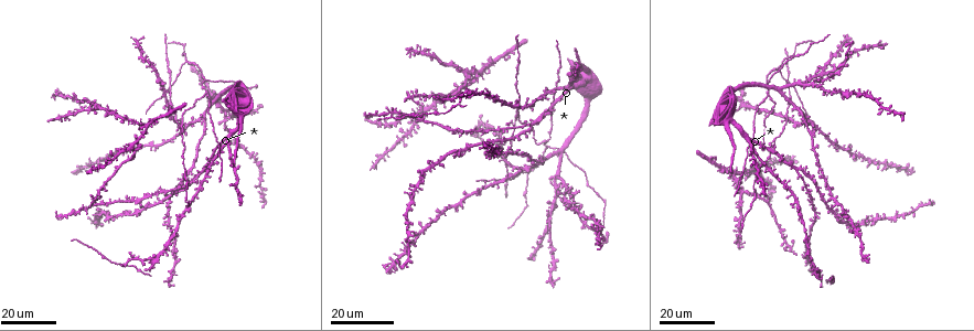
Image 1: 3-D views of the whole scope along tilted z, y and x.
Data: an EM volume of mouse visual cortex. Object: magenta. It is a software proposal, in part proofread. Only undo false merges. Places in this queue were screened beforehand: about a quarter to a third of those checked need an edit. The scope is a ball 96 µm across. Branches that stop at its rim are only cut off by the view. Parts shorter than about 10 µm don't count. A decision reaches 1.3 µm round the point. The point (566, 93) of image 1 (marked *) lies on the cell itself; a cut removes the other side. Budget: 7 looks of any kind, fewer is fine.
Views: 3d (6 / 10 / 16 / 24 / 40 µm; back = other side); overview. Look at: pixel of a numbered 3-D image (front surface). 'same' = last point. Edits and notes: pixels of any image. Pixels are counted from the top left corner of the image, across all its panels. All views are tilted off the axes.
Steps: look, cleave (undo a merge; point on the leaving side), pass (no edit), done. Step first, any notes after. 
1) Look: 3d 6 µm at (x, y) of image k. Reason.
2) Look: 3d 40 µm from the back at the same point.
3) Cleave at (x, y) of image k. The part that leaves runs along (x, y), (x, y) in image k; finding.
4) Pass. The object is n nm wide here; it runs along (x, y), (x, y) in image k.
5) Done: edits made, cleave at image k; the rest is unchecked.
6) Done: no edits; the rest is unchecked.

Look: 3d 16 µm at (205, 93) of image 1. Side arm on a straight run.

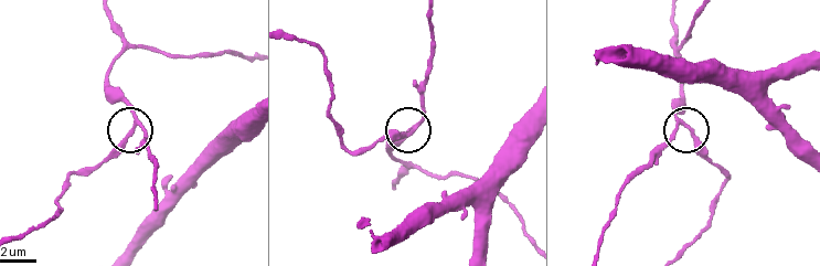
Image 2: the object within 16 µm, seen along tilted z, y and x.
Look: 3d 10 µm at (679, 122) of image 2.

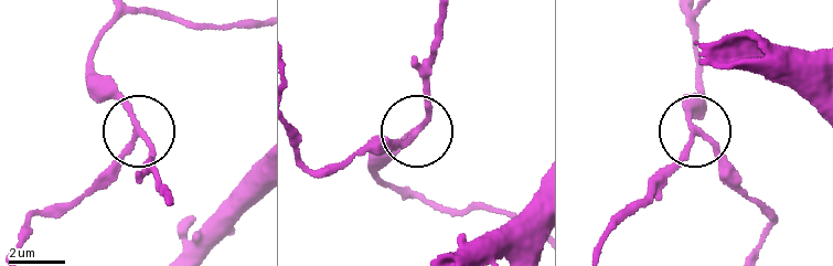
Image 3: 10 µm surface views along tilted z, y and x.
Look: 3d 6 µm at (140, 131) of image 3.

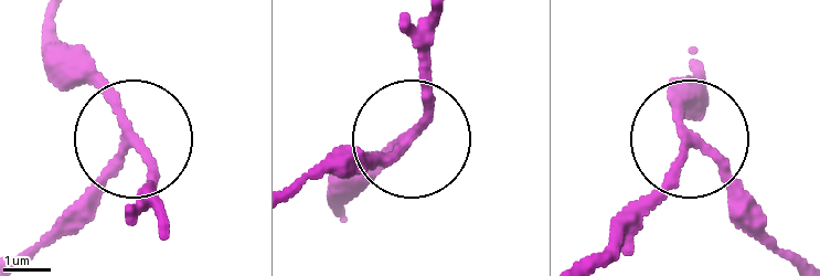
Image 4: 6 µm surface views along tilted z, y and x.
Cleave at (93, 201) of image 4. The object is 160 nm wide here; the part that leaves runs along (125, 141), (73, 211), (17, 251) in image 4; two cells meet here.

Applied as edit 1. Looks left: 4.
Look: 3d 16 µm at (187, 126) of image 1. Looks like a crossing.

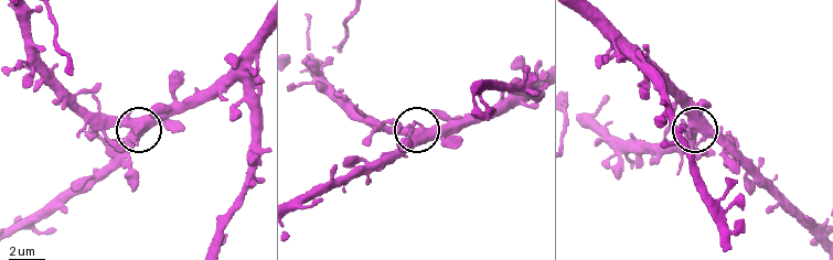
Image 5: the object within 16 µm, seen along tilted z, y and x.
Look: 3d 6 µm at (700, 129) of image 5.

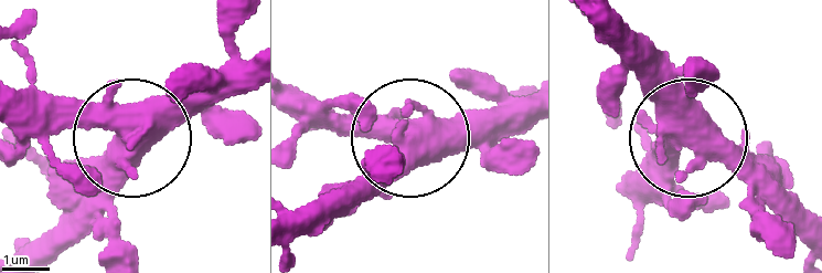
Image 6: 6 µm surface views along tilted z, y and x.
Pass. 4 arms meet here; all the same cell.

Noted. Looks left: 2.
Look: 3d 16 µm at (186, 63) of image 1. Side arm on a straight run.

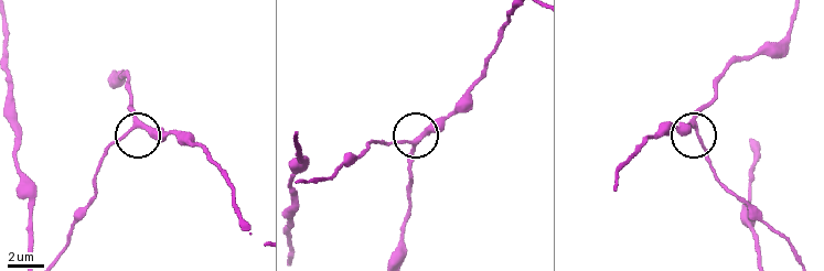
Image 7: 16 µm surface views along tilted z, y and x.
Look: 3d 10 µm at (417, 141) of image 7.

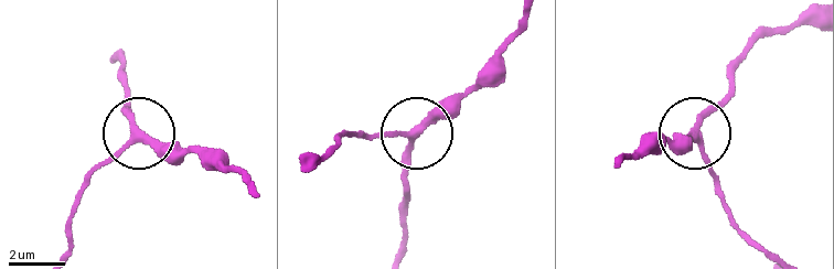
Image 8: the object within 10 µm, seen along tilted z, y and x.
Pass. Continuous, no second cell.

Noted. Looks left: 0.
Done: edits made, cleave at image 4; the rest is unchecked.

